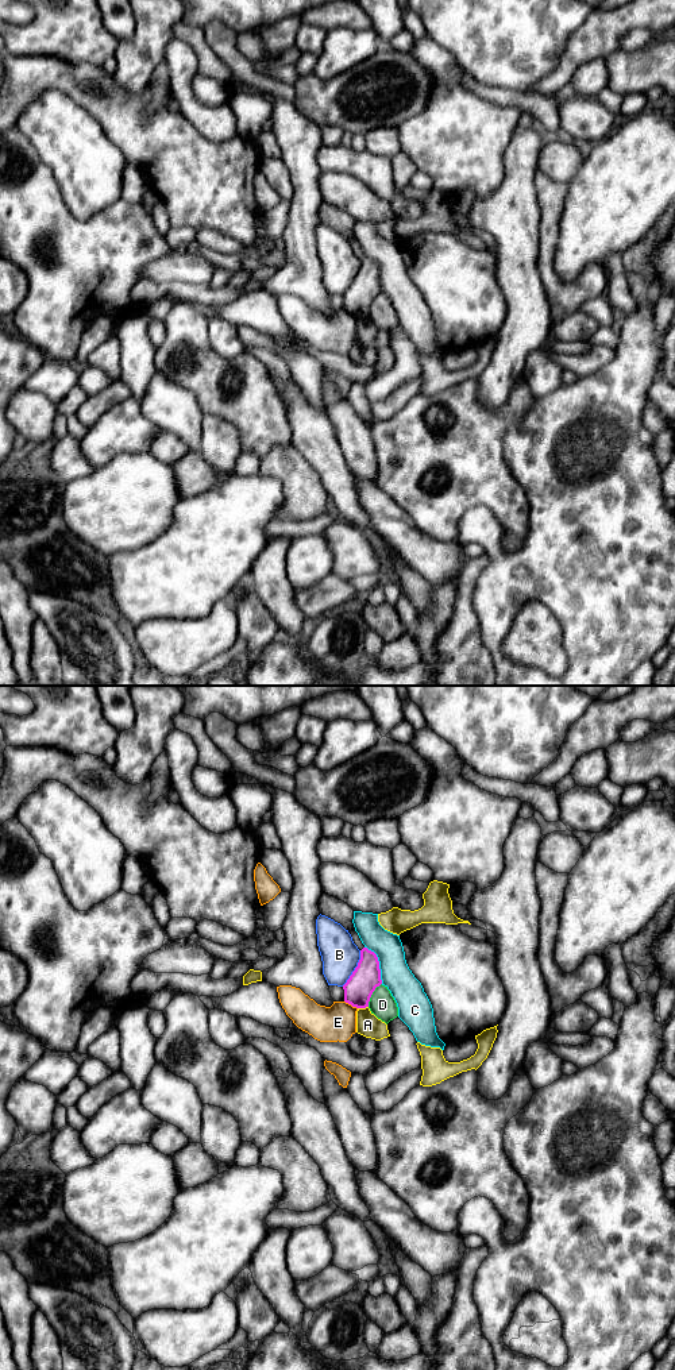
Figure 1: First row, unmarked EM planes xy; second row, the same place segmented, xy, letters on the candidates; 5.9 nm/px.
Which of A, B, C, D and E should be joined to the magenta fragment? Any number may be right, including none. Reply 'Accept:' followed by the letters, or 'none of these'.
Accept: none of these

